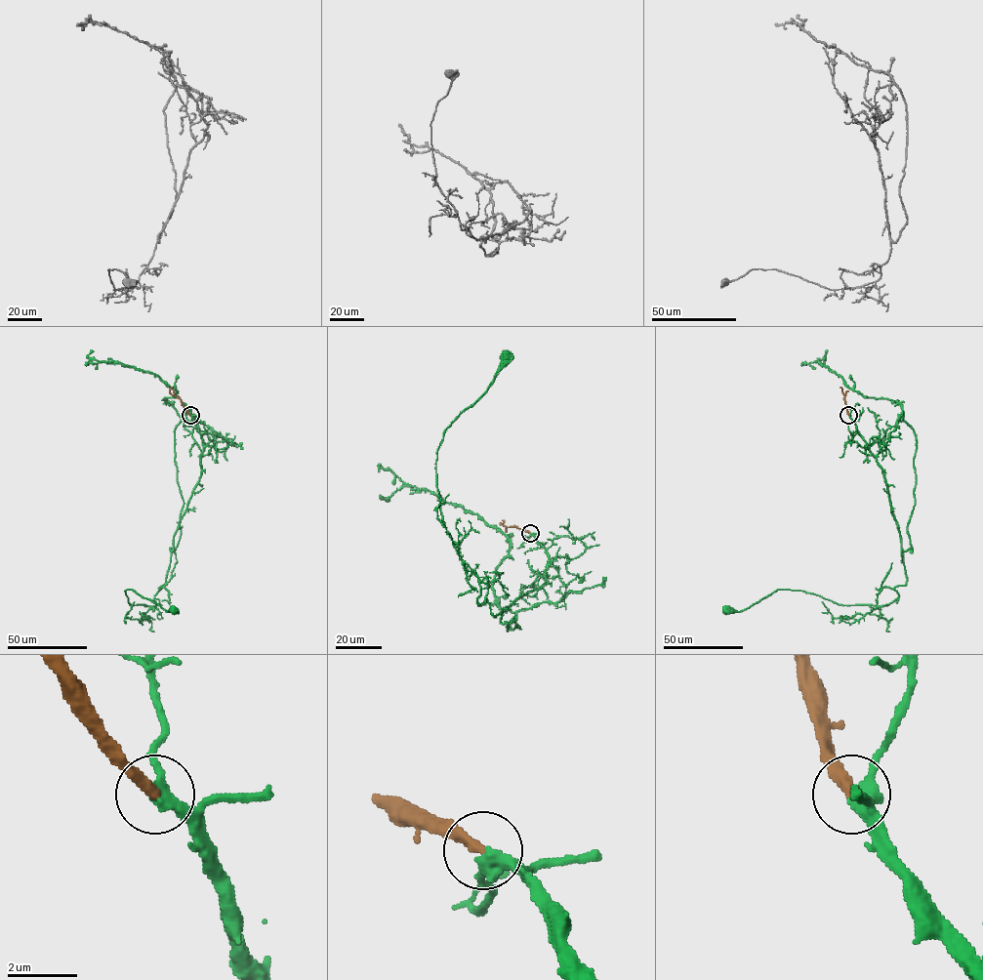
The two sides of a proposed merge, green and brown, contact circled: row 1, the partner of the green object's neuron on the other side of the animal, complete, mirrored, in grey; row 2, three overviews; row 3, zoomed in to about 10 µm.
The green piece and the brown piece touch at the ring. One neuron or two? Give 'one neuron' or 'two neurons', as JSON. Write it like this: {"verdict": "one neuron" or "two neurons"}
{"verdict": "one neuron"}

